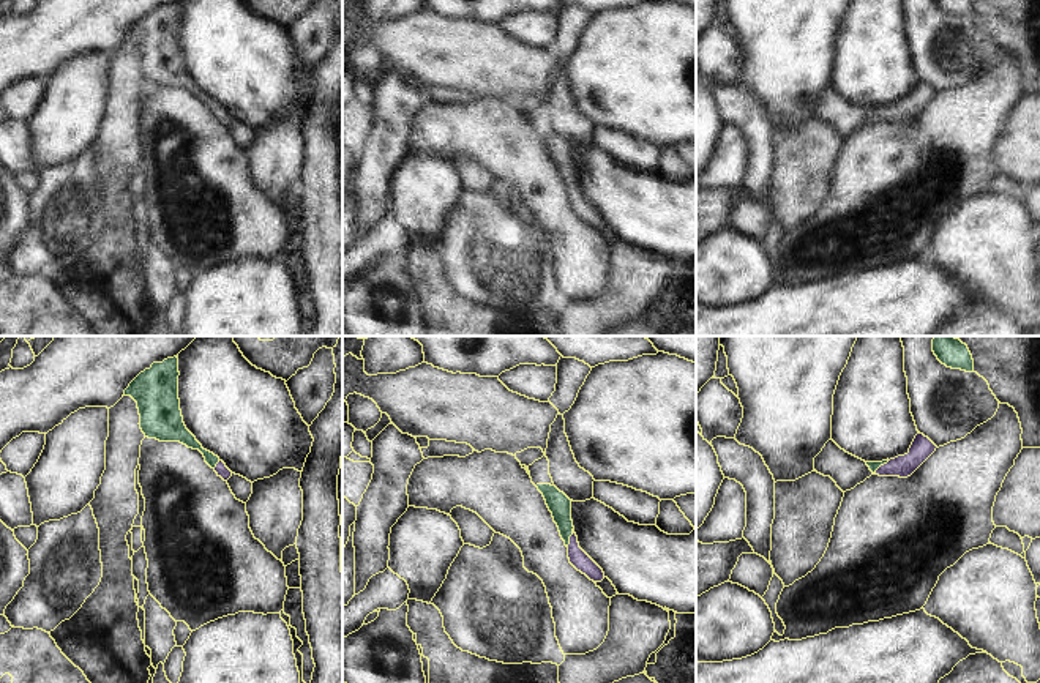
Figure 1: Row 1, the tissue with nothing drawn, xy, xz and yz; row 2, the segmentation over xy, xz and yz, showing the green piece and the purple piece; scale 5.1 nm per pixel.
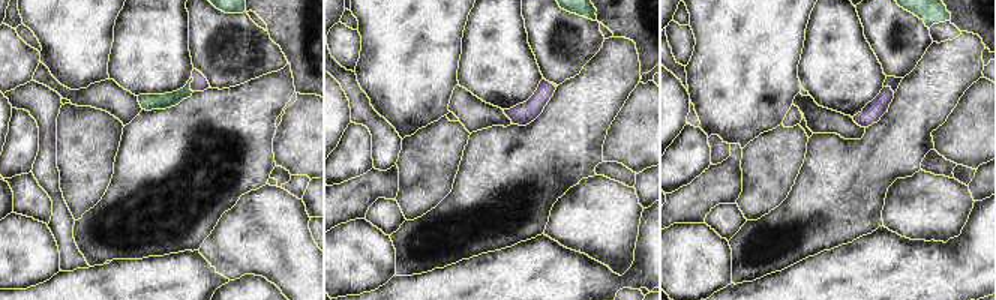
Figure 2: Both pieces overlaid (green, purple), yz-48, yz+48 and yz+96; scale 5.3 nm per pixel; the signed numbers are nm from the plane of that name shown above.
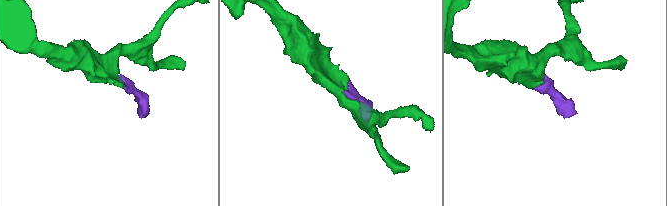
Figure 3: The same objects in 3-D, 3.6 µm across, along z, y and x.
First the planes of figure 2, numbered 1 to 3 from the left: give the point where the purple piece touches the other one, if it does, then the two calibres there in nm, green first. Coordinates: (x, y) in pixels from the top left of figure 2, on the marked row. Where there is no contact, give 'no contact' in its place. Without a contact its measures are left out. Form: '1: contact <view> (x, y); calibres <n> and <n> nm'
1: contact yz-48 (189, 84); calibres 90 and 90 nm
2: no contact
3: no contact

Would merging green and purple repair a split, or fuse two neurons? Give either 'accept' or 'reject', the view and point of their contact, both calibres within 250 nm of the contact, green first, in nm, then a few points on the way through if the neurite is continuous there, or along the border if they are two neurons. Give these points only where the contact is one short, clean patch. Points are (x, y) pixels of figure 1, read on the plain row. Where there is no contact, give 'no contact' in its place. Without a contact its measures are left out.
accept | xz (568, 185) | 110/90 nm | across xz (557, 149), (568, 185), (578, 204)

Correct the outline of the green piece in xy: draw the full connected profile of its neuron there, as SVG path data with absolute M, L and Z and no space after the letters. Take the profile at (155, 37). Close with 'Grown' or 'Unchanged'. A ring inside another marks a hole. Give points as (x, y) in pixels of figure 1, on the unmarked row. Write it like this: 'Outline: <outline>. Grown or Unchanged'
Outline: M178 5L153 9L140 19L125 36L137 49L140 76L148 85L159 88L180 88L188 95L199 96L205 109L227 128L232 118L213 99L202 95L196 84L186 76L178 46Z. Grown.

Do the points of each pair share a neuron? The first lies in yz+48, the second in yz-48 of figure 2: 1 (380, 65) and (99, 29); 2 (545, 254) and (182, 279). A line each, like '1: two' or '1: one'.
1: one
2: one

